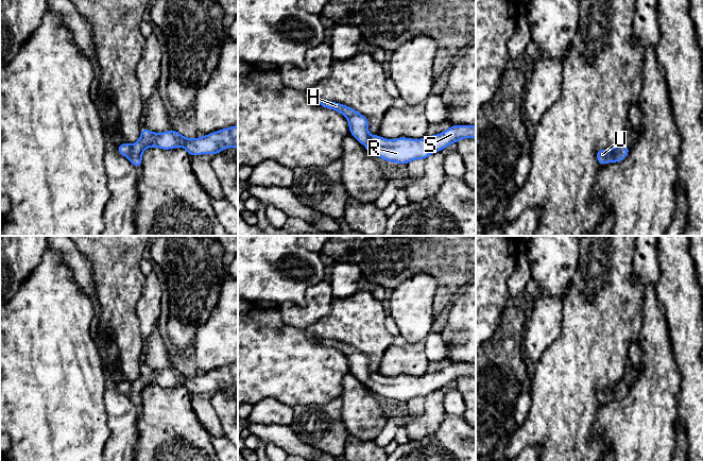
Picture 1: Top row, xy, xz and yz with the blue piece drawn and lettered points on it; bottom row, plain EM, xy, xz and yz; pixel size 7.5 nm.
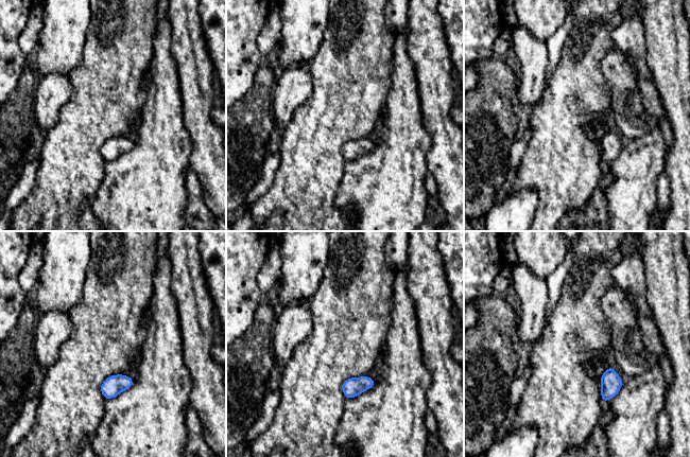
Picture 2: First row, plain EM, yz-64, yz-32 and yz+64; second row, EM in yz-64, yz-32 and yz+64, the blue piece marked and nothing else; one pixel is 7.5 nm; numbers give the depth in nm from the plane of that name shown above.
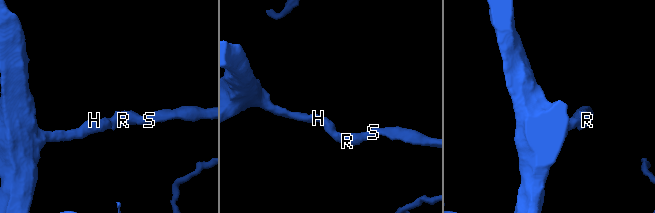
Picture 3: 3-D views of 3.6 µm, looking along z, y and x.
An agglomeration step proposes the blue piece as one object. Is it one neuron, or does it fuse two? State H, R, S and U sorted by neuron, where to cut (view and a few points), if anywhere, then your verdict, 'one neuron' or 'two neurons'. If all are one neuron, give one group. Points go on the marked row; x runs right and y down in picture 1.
H R S U; no cut; one neuron

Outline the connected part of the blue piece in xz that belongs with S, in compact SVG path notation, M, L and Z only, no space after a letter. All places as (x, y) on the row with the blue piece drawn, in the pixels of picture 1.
M321 100L319 103L325 108L344 115L348 121L350 135L363 144L371 154L382 158L384 161L407 165L414 159L426 159L430 154L441 152L460 139L476 139L476 125L461 126L458 124L453 124L443 133L427 135L422 139L408 137L385 139L378 134L368 134L367 118L358 110L333 101Z

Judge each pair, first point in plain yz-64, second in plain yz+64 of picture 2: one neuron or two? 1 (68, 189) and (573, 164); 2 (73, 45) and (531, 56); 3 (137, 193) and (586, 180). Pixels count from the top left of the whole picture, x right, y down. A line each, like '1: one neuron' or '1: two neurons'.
1: one neuron
2: two neurons
3: two neurons

